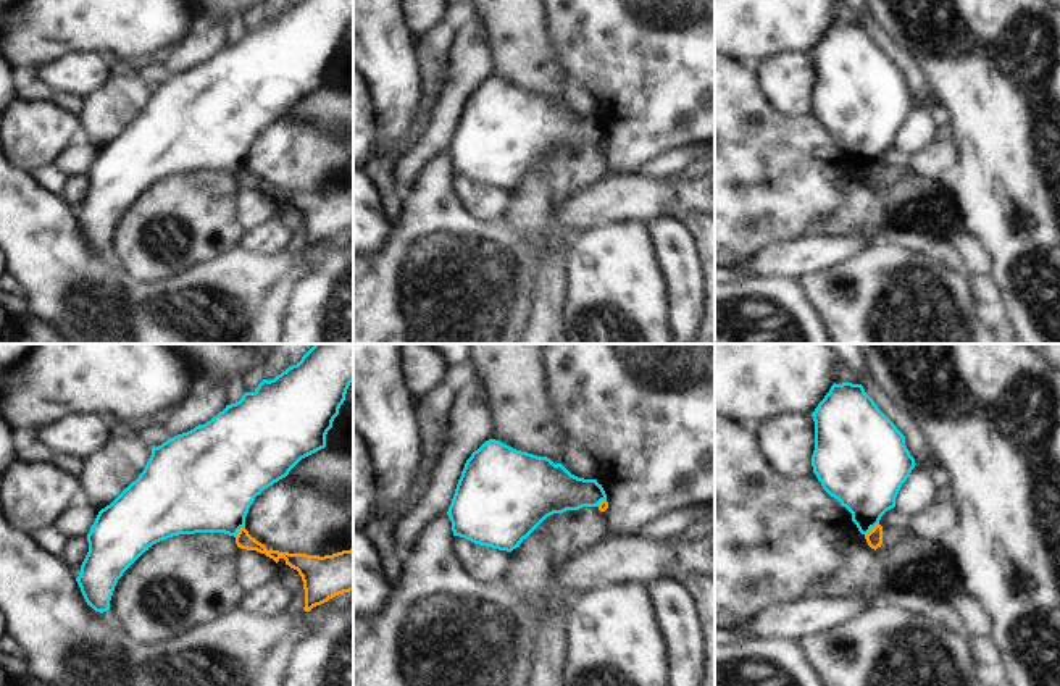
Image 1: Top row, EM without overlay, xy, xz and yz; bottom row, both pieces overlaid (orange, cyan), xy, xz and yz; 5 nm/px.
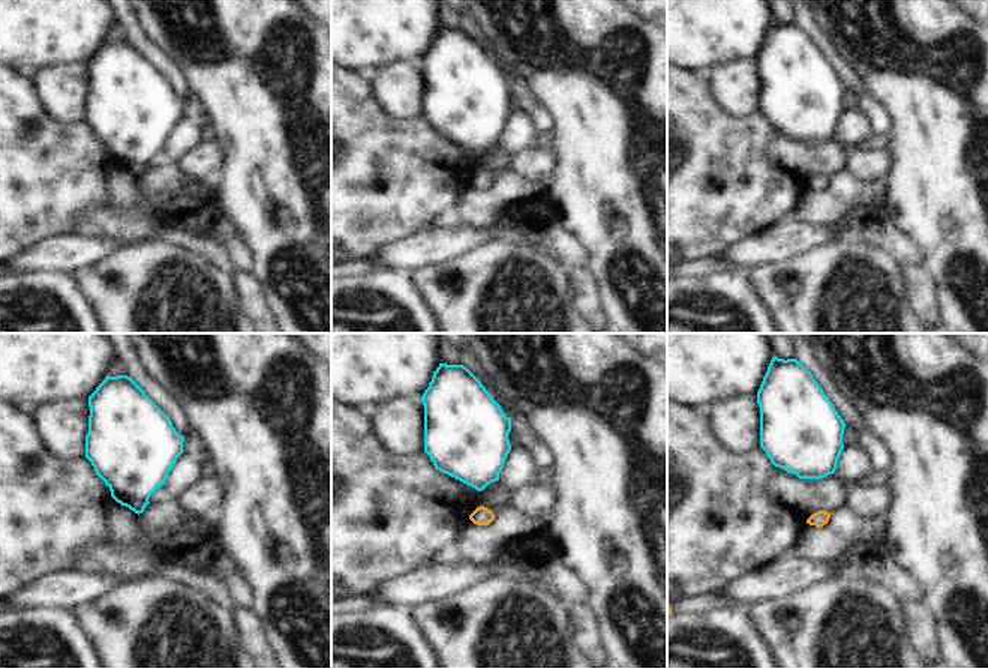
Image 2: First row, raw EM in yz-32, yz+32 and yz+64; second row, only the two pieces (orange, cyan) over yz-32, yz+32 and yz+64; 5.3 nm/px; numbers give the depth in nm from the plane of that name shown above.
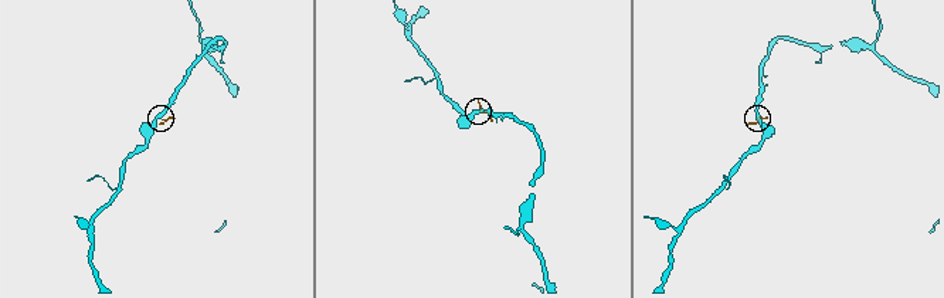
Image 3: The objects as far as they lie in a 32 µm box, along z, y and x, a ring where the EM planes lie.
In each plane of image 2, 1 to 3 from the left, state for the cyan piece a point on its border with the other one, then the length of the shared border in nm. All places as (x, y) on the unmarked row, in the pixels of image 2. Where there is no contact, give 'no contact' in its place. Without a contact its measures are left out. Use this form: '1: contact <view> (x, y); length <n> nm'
1: no contact
2: no contact
3: no contact

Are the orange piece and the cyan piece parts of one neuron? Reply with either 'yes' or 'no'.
no

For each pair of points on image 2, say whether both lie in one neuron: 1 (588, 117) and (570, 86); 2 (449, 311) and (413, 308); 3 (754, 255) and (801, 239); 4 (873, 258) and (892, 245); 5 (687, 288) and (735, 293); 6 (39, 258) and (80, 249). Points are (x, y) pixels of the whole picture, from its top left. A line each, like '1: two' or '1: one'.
1: one
2: two
3: one
4: two
5: one
6: one

